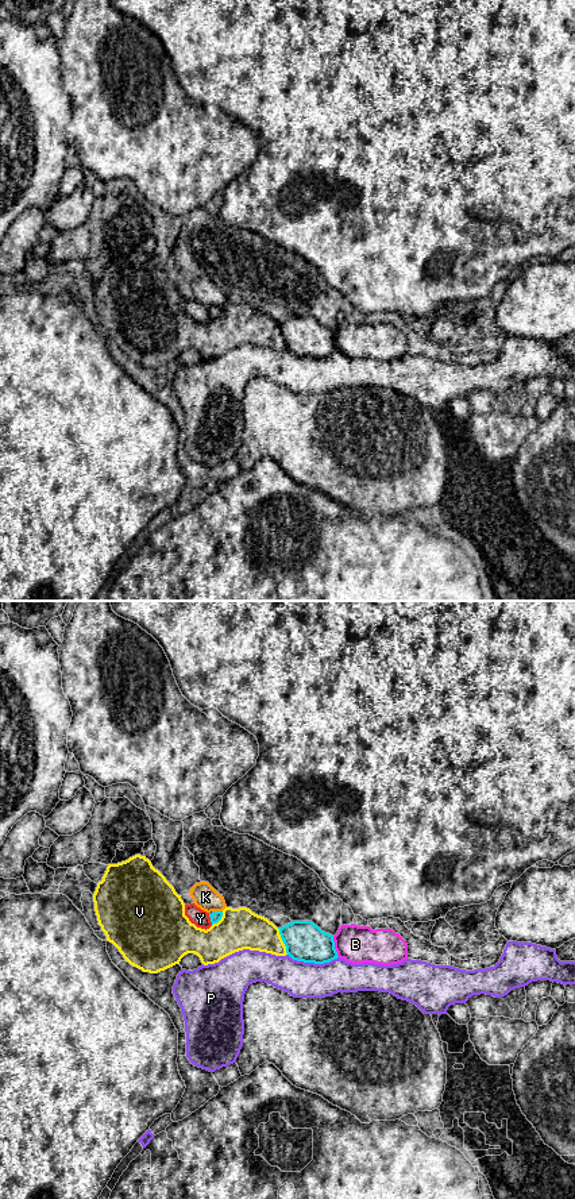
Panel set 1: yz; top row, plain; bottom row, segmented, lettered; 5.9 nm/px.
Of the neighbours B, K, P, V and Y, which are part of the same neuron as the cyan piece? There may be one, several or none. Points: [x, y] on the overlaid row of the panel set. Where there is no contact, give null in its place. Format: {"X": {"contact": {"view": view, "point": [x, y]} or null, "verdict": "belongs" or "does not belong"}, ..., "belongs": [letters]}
{"B": {"contact": {"view": "yz", "point": [334, 947]}, "verdict": "does not belong"}, "K": {"contact": {"view": "yz", "point": [219, 912]}, "verdict": "does not belong"}, "P": {"contact": {"view": "yz", "point": [313, 962]}, "verdict": "does not belong"}, "V": {"contact": {"view": "yz", "point": [282, 940]}, "verdict": "does not belong"}, "Y": {"contact": {"view": "yz", "point": [211, 921]}, "verdict": "does not belong"}, "belongs": []}

